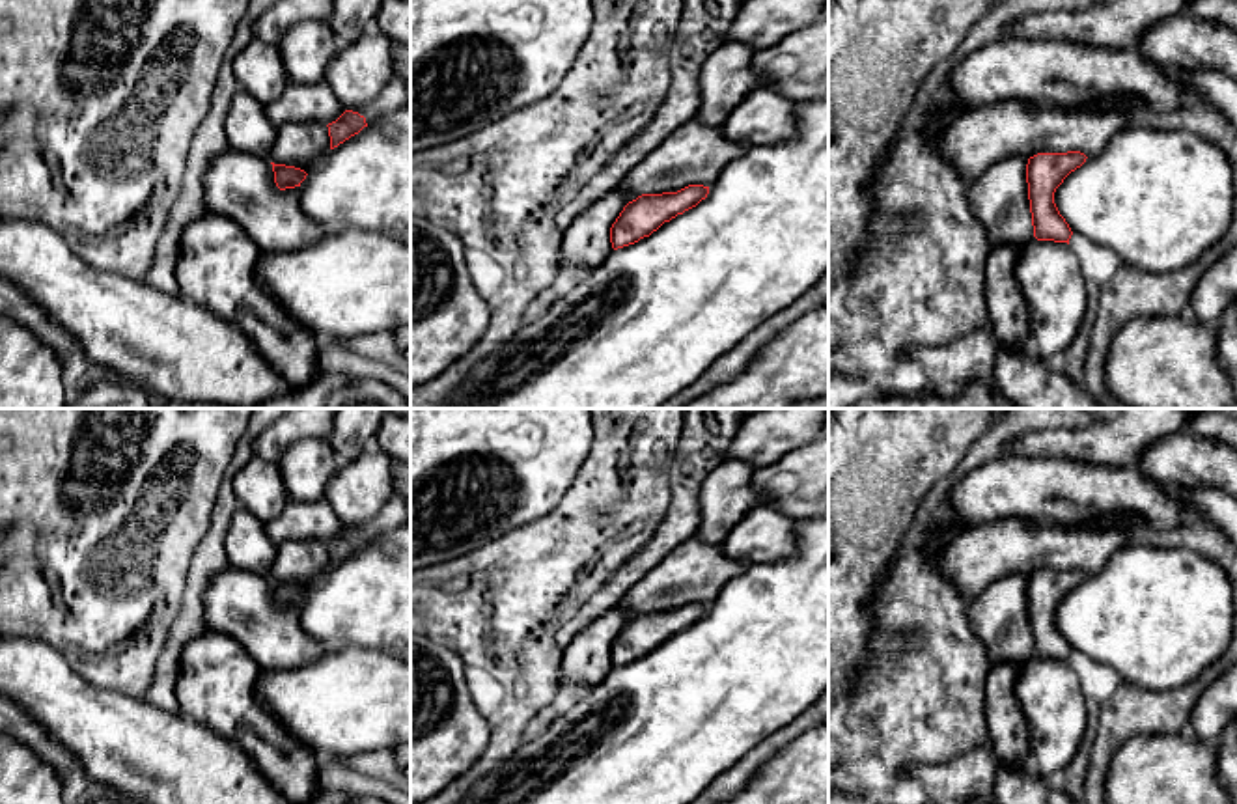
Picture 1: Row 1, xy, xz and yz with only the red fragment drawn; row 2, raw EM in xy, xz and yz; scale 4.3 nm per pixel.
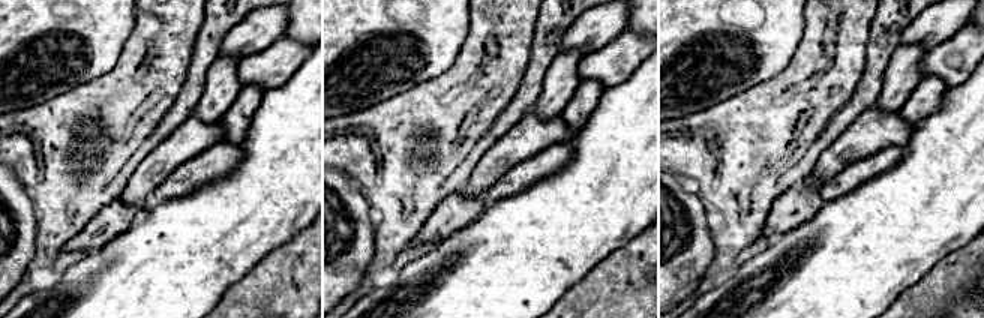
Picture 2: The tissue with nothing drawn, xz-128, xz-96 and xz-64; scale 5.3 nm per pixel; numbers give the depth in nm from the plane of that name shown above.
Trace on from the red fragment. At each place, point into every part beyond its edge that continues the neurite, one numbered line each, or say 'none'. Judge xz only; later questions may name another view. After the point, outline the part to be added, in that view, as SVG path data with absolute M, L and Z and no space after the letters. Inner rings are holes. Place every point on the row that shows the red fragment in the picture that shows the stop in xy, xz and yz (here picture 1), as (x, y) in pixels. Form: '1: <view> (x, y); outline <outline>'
none

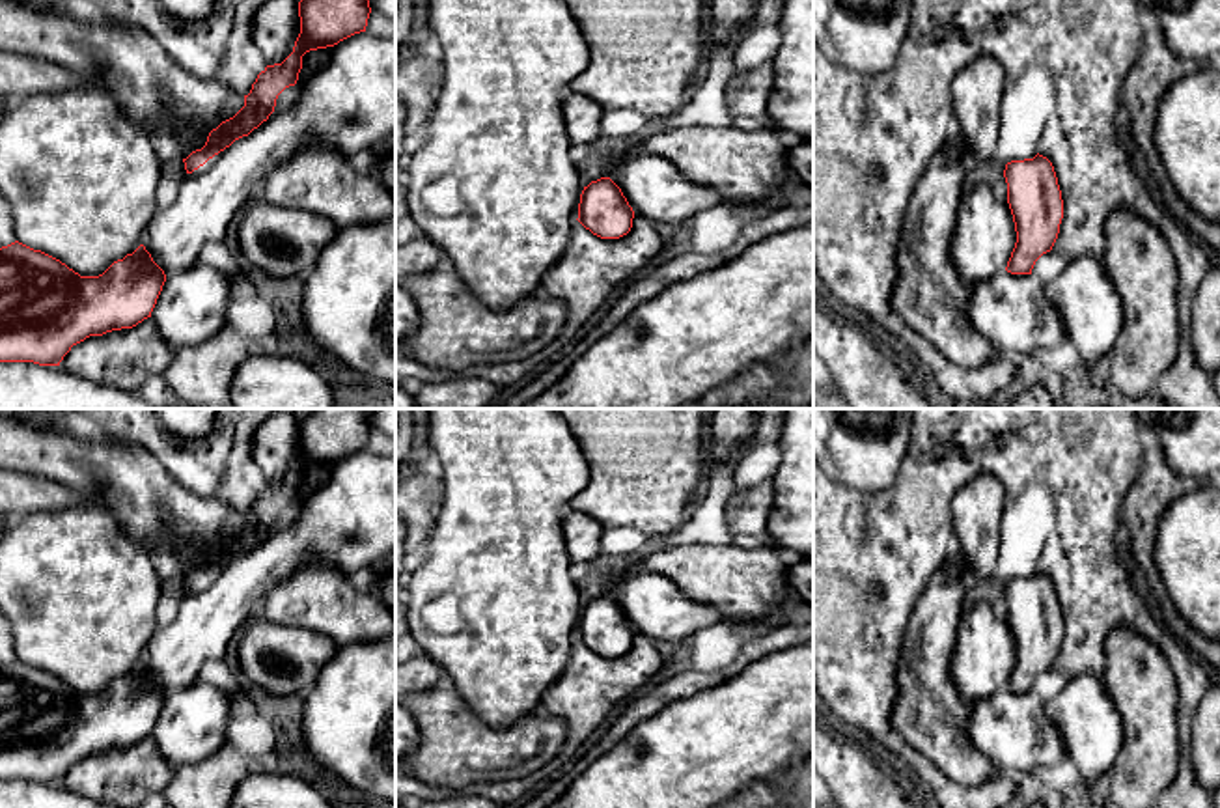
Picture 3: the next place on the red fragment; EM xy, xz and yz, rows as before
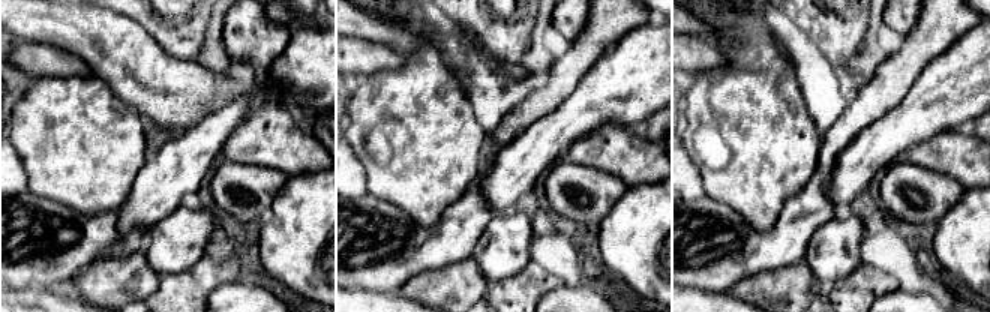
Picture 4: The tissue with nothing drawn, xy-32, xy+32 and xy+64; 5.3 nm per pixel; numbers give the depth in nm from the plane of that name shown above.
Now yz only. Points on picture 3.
1: yz (984, 237); outline M977 183L959 203L950 259L963 284L981 284L1007 267L1017 243L1013 215L992 187Z

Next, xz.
1: xz (653, 187); outline M623 155L608 160L606 175L627 198L636 215L657 222L688 222L722 205L720 192L690 181L666 157Z

